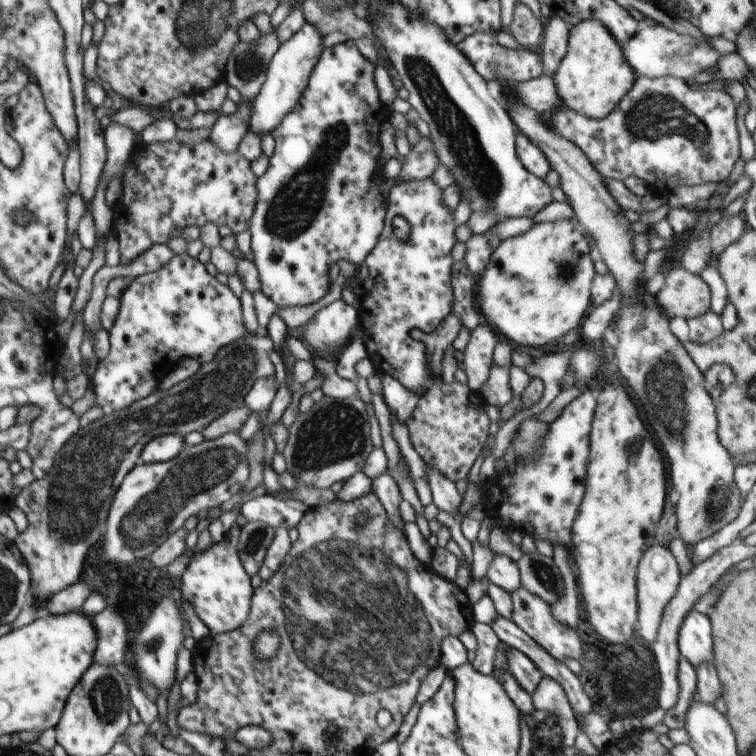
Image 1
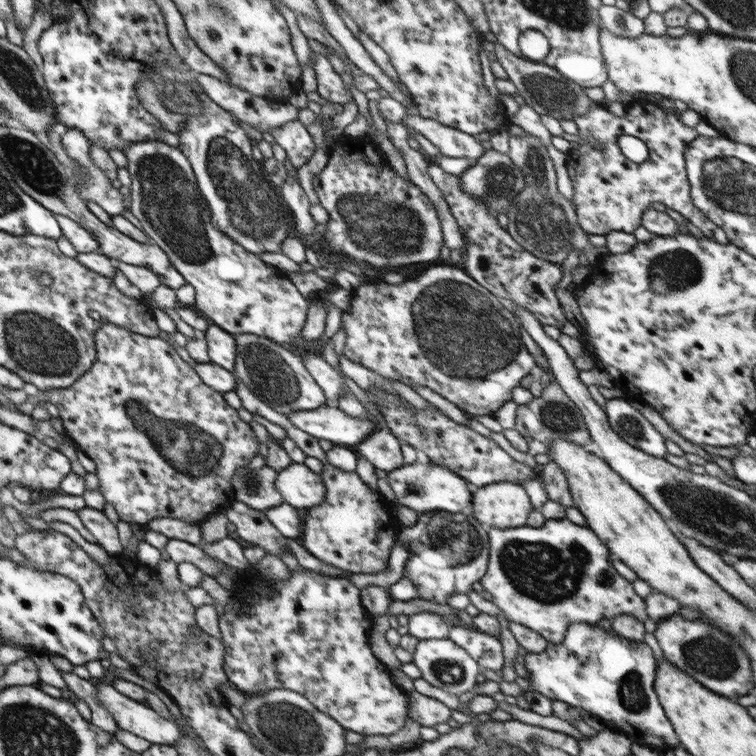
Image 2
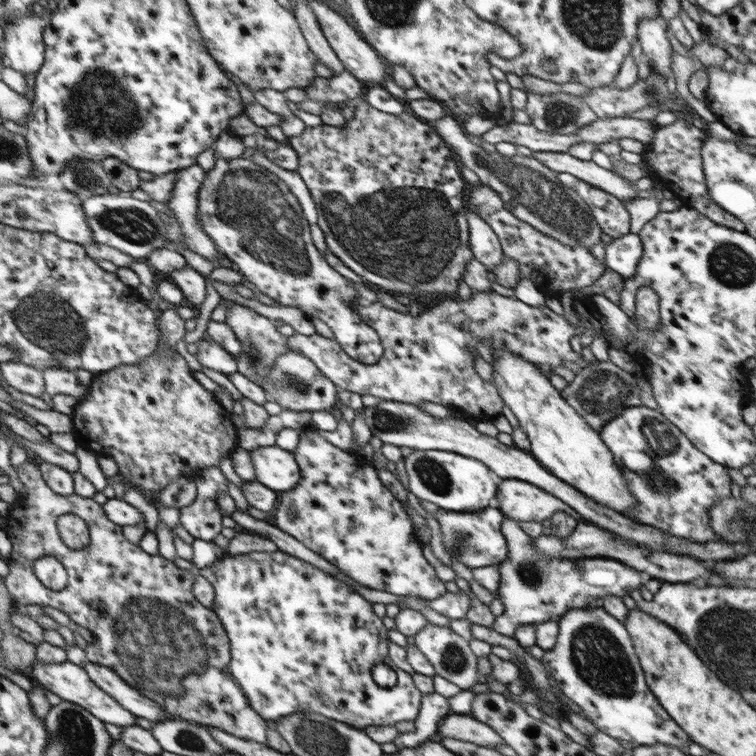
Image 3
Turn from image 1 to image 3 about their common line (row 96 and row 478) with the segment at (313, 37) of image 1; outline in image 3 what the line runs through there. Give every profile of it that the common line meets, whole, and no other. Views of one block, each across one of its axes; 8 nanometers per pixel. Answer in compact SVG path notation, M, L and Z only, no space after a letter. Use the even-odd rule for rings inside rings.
M264 446L250 452L255 480L278 494L294 490L301 472L293 453L279 446Z

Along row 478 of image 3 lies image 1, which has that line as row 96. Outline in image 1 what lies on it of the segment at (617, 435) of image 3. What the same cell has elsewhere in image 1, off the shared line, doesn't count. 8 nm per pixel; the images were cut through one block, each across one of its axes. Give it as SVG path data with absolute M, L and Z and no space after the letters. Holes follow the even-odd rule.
M638 76L635 80L634 86L630 89L630 92L612 109L612 112L608 113L601 119L590 118L589 116L580 114L575 110L562 108L562 110L556 110L548 116L550 126L562 136L565 136L568 140L571 140L576 146L584 151L584 154L588 156L597 171L602 174L602 177L607 179L615 179L617 181L624 181L630 176L638 176L644 180L648 186L658 193L670 191L677 186L688 185L694 186L695 184L704 184L705 182L726 182L734 164L740 158L740 141L738 141L738 128L736 127L736 107L735 103L730 97L730 94L724 90L708 90L708 88L696 88L695 84L687 83L673 76L665 76L660 78L651 79L644 76Z

